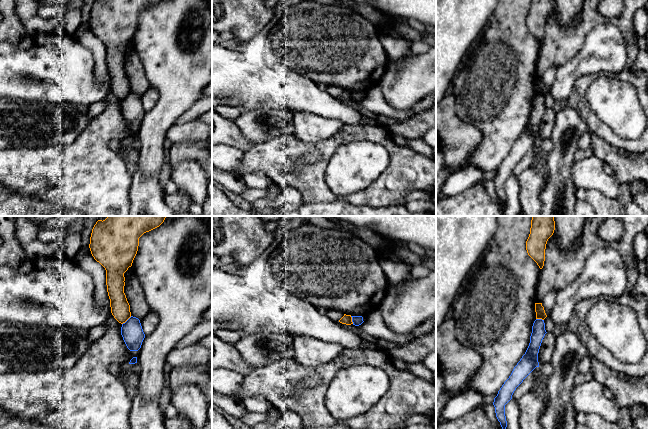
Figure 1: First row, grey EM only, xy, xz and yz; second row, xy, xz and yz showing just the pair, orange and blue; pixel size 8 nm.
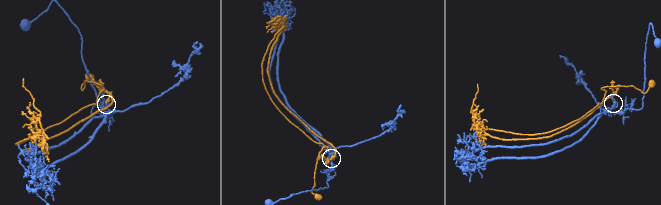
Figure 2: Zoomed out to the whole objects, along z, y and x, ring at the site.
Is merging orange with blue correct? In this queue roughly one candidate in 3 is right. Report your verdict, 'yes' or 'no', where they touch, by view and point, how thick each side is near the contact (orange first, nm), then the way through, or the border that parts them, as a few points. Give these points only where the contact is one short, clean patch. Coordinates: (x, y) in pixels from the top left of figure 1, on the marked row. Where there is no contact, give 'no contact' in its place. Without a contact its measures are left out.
no; meets orange in xy at (126, 320); 160 nm thick on the orange side, 170 nm on the other; border along xy (131, 316), (122, 324)

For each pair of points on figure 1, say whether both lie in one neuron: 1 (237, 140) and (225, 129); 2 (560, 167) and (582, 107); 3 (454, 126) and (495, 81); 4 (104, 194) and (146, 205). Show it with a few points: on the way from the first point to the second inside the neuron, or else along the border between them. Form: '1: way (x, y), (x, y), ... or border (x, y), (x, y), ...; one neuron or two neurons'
1: way (234, 137), (228, 132); one neuron
2: border (569, 103), (585, 122), (590, 132); two neurons
3: border (454, 96), (456, 114), (480, 132); two neurons
4: border (133, 178), (129, 194), (130, 205); two neurons

